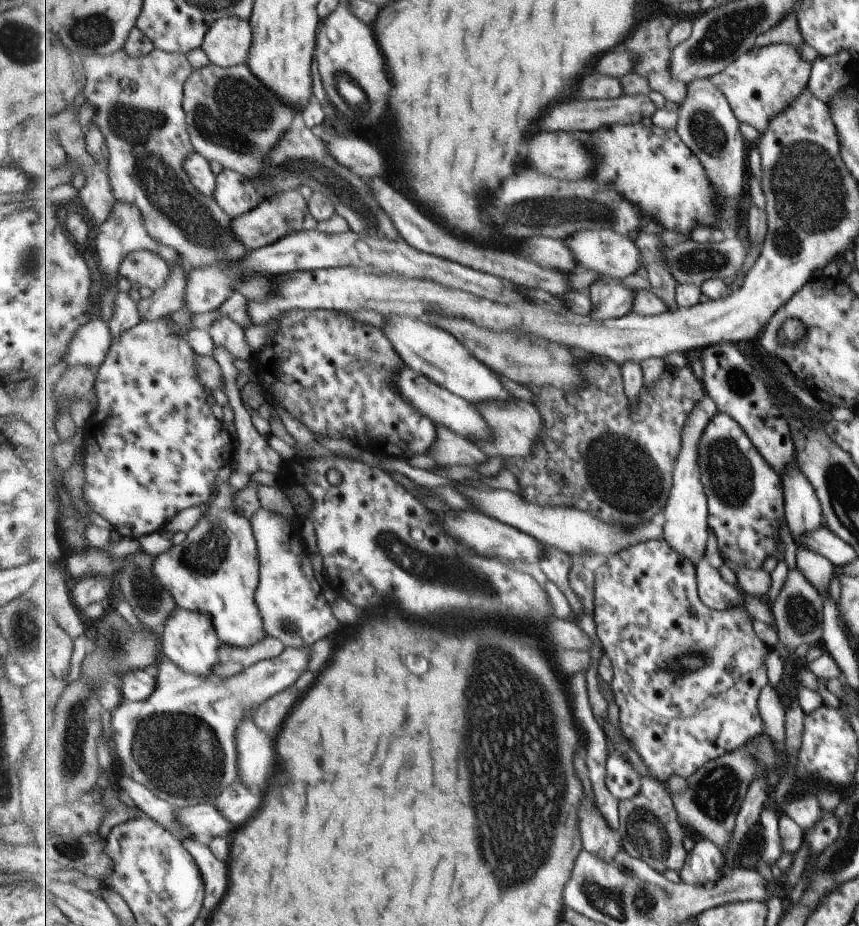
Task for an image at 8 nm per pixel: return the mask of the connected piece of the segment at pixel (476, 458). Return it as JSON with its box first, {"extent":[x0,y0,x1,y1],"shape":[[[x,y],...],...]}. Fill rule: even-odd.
{"extent":[430,424,488,466],"shape":[[[437,424],[439,438],[430,449],[430,456],[438,462],[450,466],[450,464],[464,464],[464,466],[476,466],[484,464],[488,456],[472,444],[468,438],[456,434],[449,426]]]}

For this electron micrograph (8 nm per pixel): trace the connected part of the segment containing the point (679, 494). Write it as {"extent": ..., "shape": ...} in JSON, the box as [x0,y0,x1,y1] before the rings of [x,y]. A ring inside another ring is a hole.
{"extent":[664,396,720,568],"shape":[[[707,396],[692,413],[685,431],[683,452],[675,472],[675,488],[672,491],[671,500],[668,502],[665,513],[664,538],[672,545],[672,548],[683,554],[686,559],[690,559],[696,568],[705,559],[706,552],[708,552],[708,538],[710,538],[711,529],[709,524],[711,509],[703,477],[701,476],[699,444],[703,439],[707,426],[720,412],[719,404],[716,404],[712,397]]]}

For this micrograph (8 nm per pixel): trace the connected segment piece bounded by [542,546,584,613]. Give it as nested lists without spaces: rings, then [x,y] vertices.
[[[546,546],[546,558],[542,560],[542,566],[544,566],[544,572],[546,572],[547,576],[550,576],[550,580],[554,580],[554,583],[558,584],[566,592],[566,598],[570,600],[570,604],[576,608],[576,611],[584,613],[582,611],[584,610],[582,601],[570,586],[570,570],[574,568],[572,556],[558,550],[558,548]]]

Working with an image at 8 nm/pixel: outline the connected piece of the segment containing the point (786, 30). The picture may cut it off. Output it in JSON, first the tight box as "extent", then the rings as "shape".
{"extent":[757,9,805,48],"shape":[[[794,9],[792,12],[788,12],[780,24],[772,27],[757,38],[758,48],[778,43],[788,43],[797,47],[805,45],[804,35],[799,23],[798,10]]]}

